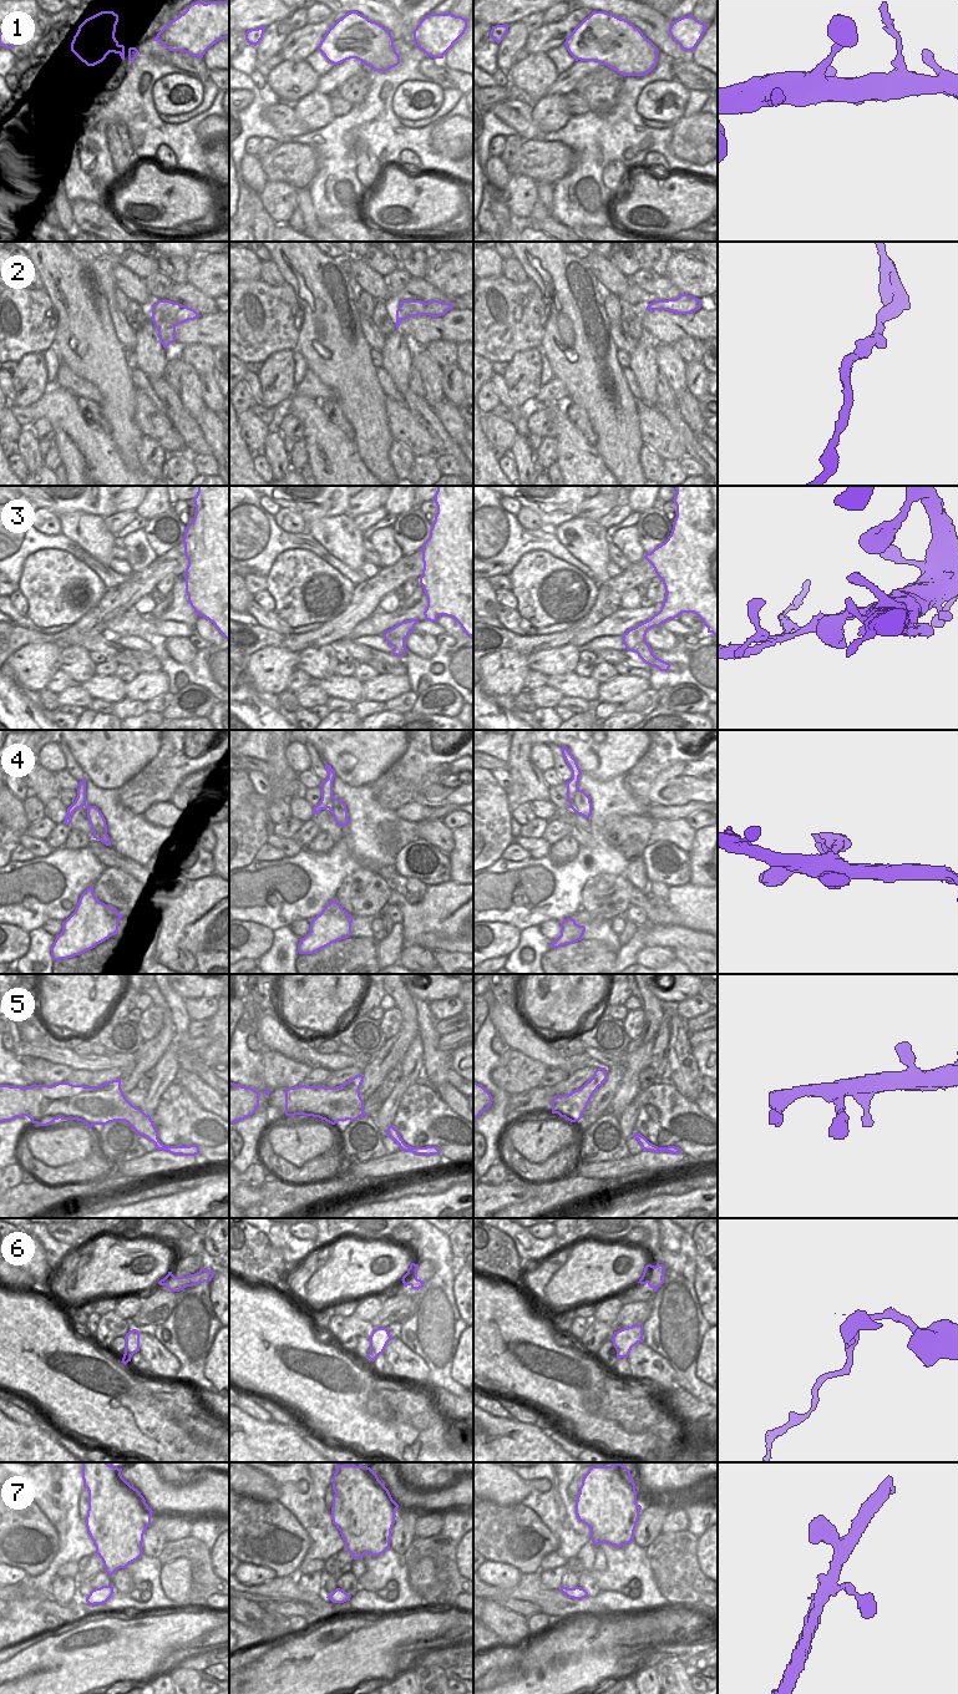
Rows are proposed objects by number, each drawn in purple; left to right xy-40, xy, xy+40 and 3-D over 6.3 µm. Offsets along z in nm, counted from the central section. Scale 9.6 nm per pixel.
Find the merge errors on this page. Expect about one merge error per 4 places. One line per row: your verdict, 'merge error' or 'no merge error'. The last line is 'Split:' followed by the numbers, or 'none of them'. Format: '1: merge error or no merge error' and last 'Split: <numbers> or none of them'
1: no merge error
2: no merge error
3: merge error
4: no merge error
5: no merge error
6: merge error
7: no merge error
Split: 3, 6

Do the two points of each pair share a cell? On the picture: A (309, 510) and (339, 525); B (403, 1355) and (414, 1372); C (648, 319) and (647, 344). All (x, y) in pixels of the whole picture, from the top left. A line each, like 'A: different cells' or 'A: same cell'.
A: different cells
B: same cell
C: different cells

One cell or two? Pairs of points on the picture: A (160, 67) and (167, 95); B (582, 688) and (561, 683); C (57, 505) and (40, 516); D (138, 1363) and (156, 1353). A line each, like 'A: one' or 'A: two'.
A: two
B: one
C: two
D: two

